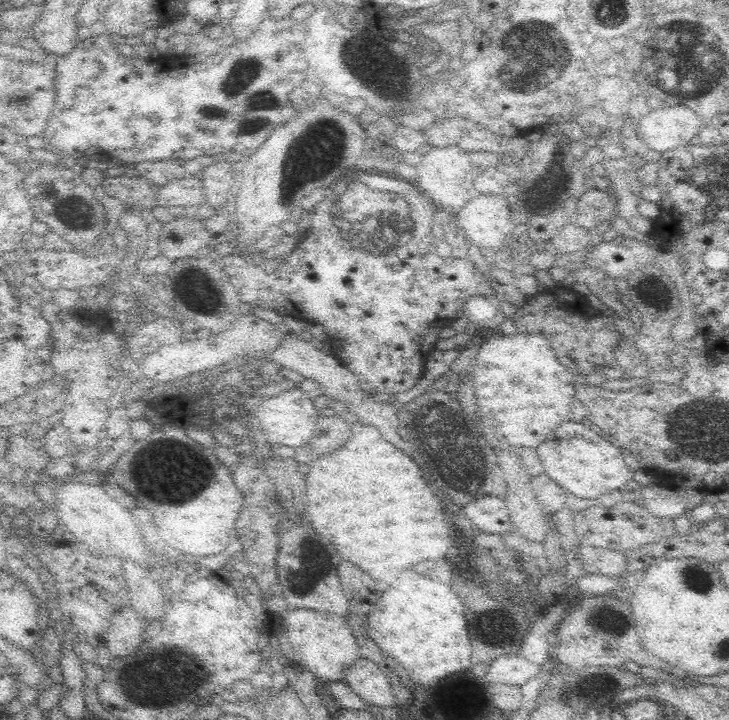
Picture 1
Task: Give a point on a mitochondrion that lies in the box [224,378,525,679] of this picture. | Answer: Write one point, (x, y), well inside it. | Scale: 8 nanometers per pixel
(445, 440)

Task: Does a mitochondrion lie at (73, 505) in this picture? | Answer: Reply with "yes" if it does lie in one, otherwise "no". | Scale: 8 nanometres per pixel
no

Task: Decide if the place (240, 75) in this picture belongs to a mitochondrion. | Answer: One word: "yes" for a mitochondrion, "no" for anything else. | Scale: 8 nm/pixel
yes

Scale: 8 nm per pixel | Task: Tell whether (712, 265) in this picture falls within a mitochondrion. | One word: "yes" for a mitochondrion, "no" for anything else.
no

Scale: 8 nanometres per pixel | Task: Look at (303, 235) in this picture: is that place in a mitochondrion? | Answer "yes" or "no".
no

